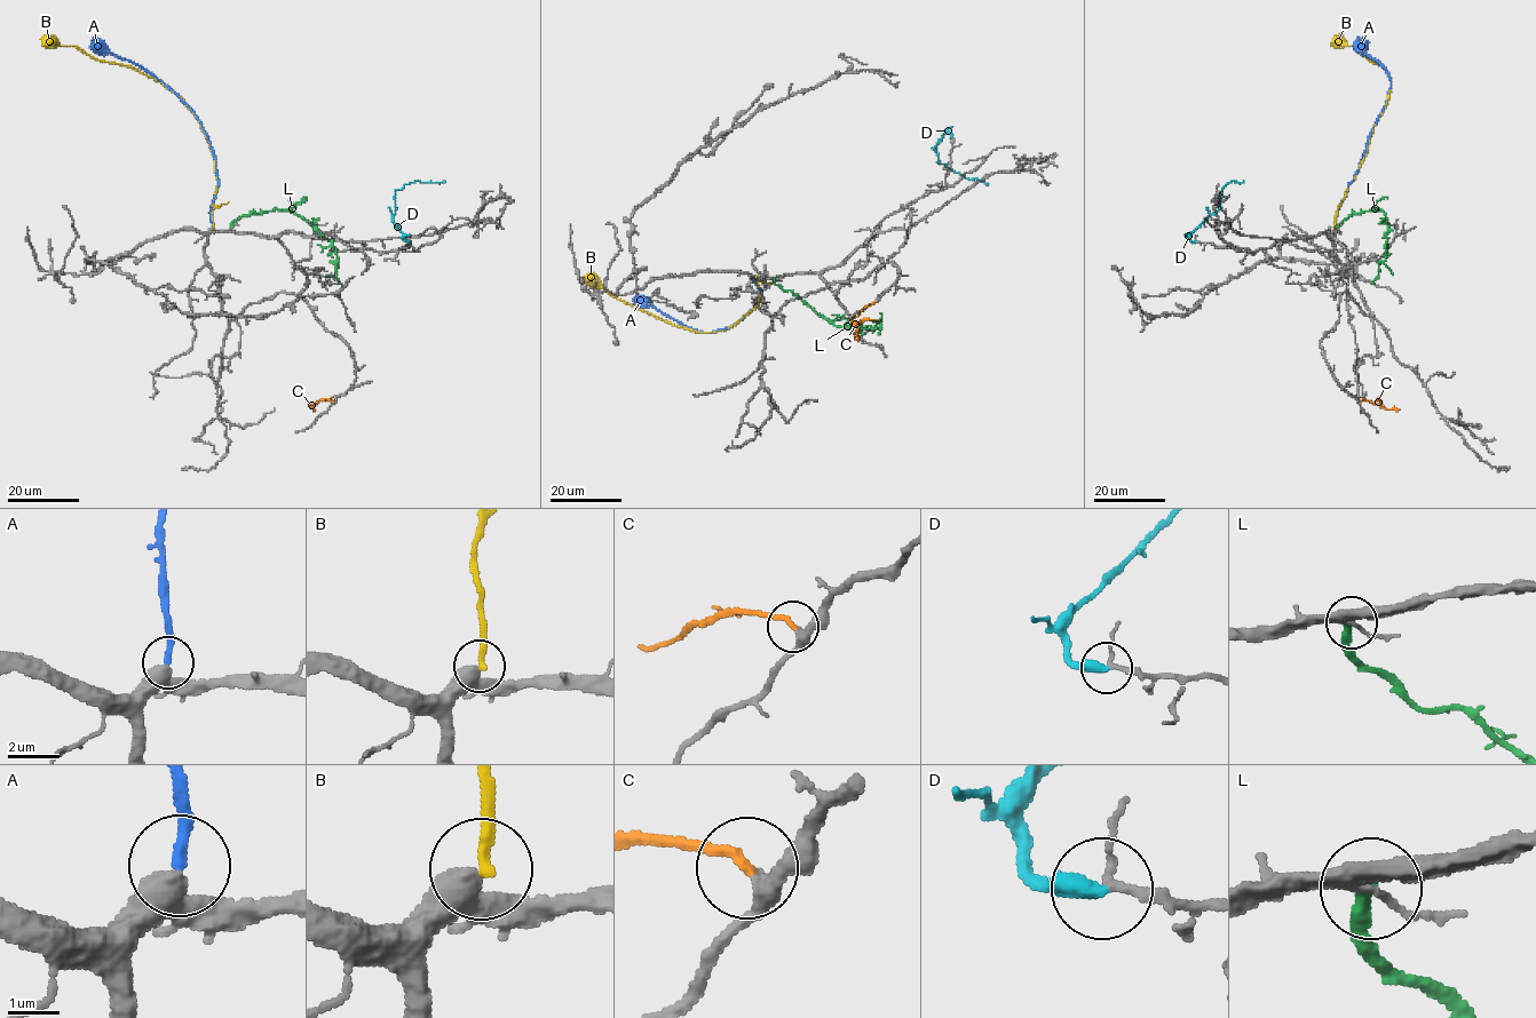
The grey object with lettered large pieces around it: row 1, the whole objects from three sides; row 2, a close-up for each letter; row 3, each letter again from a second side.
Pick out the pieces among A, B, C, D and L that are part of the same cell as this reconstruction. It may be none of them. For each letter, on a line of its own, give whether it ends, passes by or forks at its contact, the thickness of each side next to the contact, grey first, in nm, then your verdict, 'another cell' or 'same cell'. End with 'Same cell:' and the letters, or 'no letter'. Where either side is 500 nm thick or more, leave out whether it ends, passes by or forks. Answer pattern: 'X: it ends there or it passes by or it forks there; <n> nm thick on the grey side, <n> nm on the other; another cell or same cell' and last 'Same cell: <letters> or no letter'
A: it ends there; 440 nm thick on the grey side, 220 nm on the other; same cell
B: it ends there; 380 nm thick on the grey side, 200 nm on the other; another cell
C: it ends there; 300 nm thick on the grey side, 200 nm on the other; same cell
D: it ends there; 170 nm thick on the grey side, 420 nm on the other; same cell
L: it ends there; 120 nm thick on the grey side, 280 nm on the other; another cell
Same cell: A, C, D

